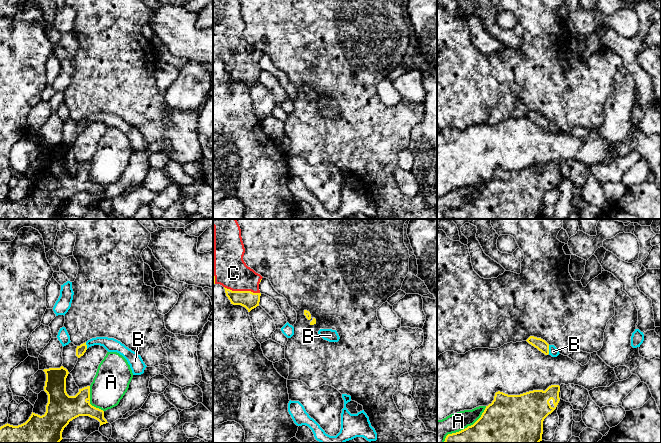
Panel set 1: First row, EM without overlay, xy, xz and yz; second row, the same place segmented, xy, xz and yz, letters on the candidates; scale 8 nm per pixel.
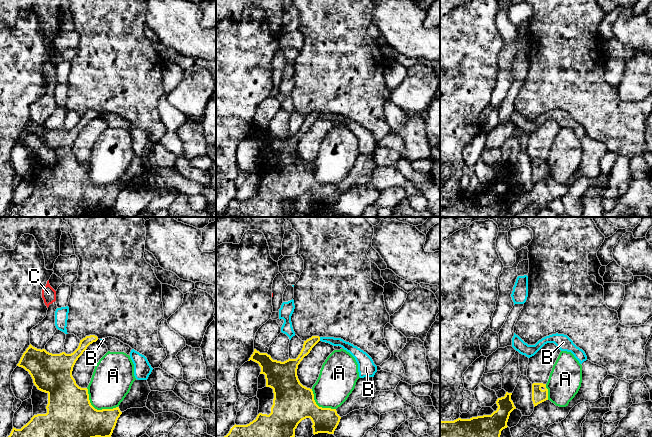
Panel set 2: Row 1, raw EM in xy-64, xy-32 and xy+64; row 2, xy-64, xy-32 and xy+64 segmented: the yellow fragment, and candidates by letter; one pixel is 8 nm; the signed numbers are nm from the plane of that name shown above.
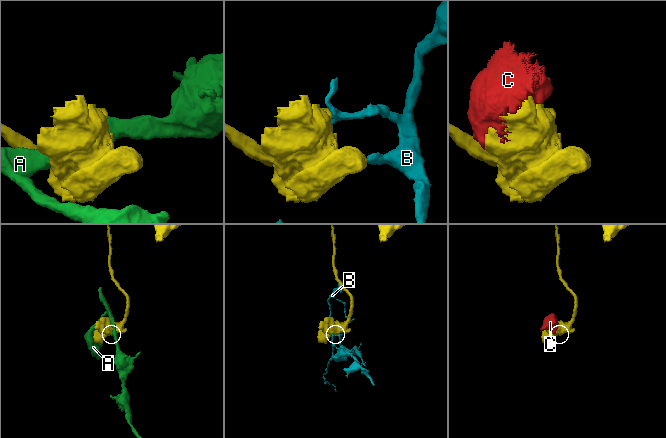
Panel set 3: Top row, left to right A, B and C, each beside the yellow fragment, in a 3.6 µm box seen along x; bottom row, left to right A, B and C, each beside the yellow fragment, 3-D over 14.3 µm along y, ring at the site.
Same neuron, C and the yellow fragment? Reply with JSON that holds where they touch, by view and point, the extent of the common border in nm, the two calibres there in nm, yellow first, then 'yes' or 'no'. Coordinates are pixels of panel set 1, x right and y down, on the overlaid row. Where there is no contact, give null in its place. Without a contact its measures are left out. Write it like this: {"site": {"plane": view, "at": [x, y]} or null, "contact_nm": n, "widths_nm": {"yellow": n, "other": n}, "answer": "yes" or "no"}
{"site": {"plane": "xz", "at": [242, 291]}, "contact_nm": 300, "widths_nm": {"yellow": 140, "other": 260}, "answer": "yes"}

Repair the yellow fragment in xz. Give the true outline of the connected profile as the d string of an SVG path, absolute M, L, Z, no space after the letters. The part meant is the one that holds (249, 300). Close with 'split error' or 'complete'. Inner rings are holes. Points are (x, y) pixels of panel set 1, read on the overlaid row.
M213 219L213 285L222 285L231 304L241 305L250 312L259 306L259 284L263 277L246 265L243 260L244 253L241 229L237 220Z | split error

